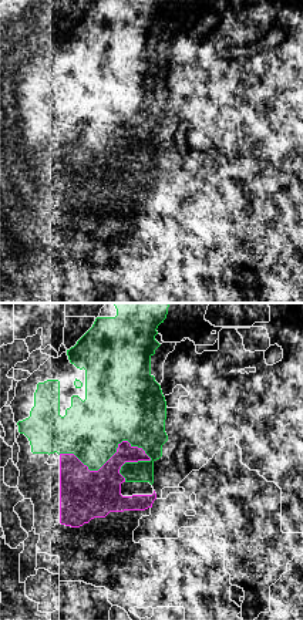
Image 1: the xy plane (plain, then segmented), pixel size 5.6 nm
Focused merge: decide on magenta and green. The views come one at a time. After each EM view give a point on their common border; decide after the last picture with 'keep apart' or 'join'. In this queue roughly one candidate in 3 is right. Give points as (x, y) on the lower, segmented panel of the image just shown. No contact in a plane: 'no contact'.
(108, 460)

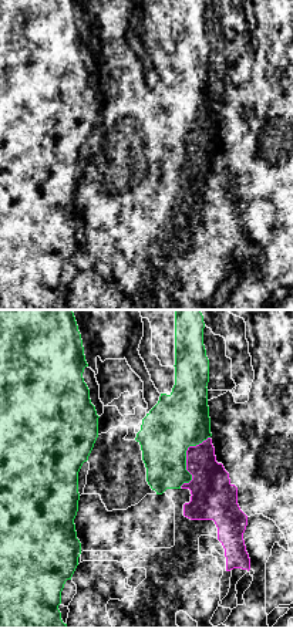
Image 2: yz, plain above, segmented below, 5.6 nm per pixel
(187, 459)

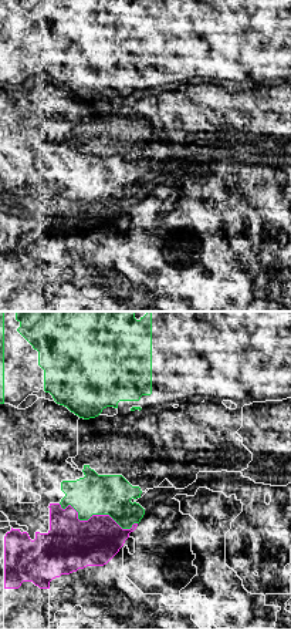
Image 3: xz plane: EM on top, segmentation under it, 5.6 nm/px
(95, 515)

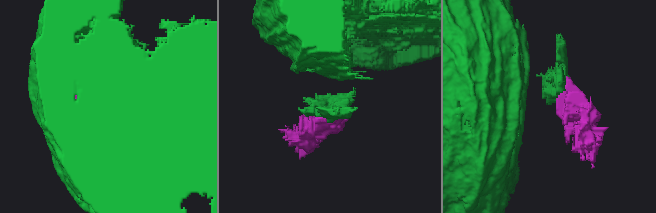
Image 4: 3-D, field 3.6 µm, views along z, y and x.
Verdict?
keep apart

